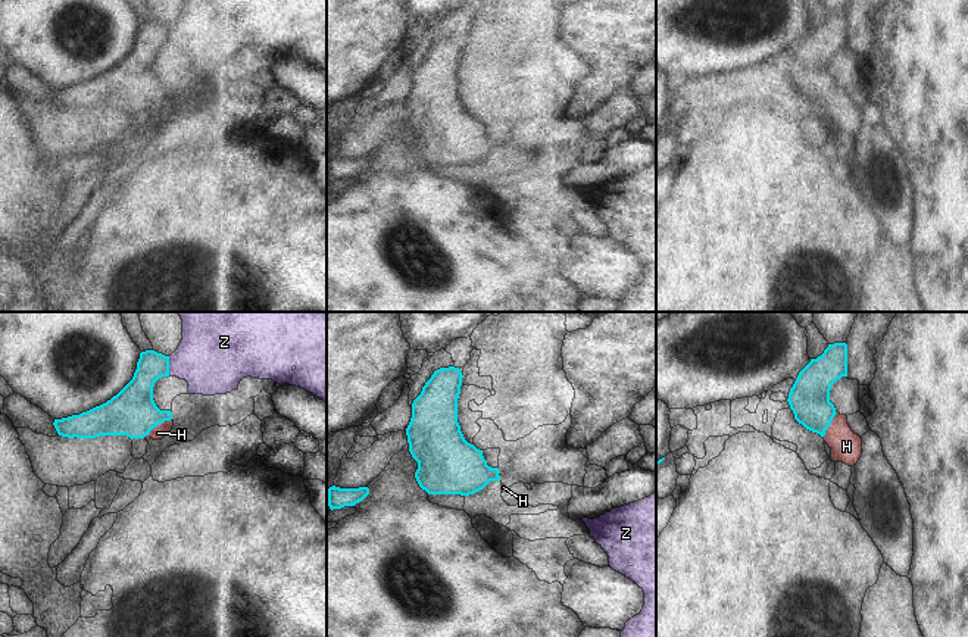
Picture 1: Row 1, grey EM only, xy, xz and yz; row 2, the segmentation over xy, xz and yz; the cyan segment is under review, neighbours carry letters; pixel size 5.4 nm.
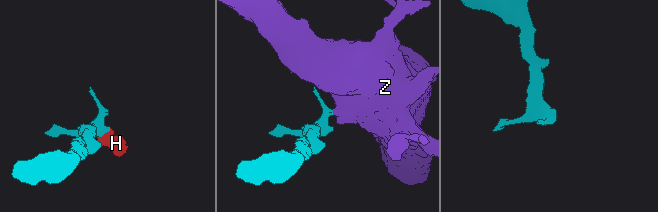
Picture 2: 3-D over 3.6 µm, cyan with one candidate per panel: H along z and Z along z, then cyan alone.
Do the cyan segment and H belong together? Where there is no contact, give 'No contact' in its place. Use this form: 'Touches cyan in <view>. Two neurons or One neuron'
Touches cyan in xy. One neuron.

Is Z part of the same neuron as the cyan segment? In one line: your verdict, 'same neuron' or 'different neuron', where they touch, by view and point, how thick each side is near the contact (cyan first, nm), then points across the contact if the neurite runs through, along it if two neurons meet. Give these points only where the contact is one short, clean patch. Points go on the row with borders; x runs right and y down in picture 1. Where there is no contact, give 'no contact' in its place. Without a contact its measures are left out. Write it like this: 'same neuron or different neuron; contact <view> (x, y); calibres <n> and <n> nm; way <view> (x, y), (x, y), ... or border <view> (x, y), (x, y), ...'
different neuron; contact xy (168, 367); calibres 190 and 380 nm

